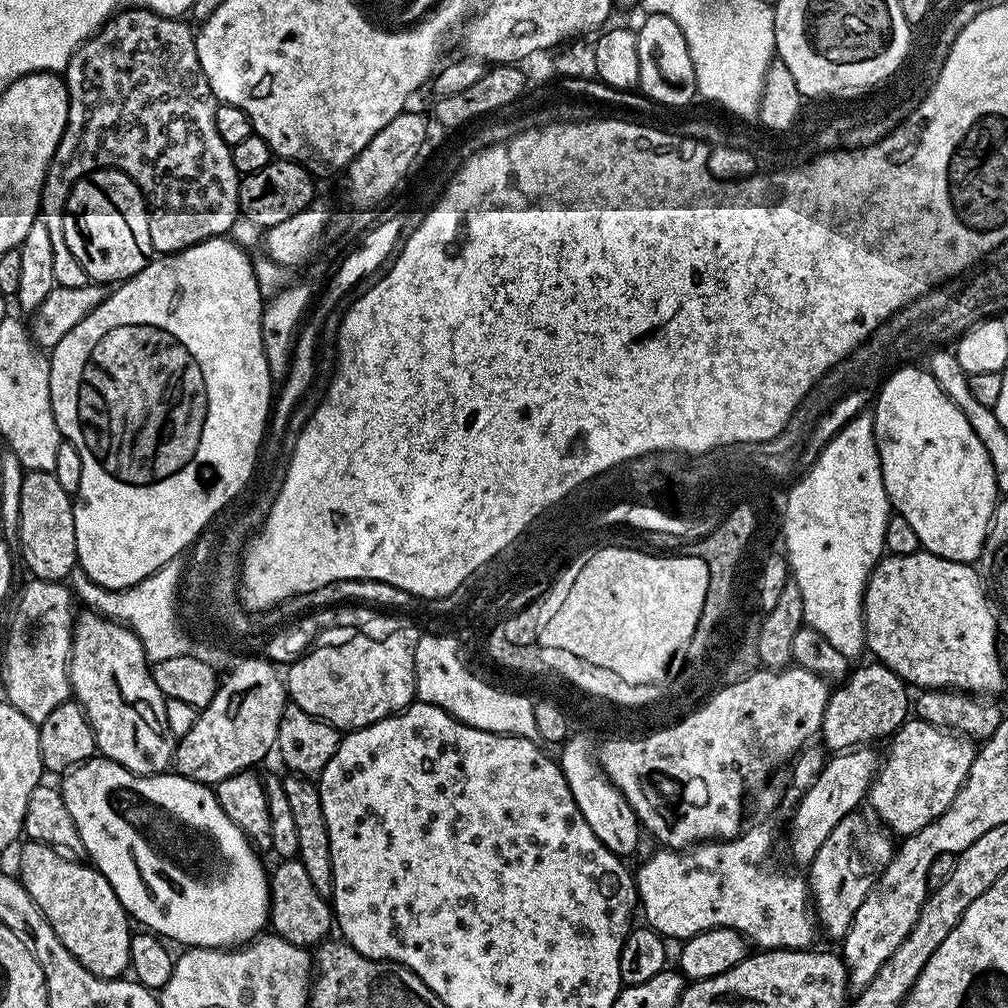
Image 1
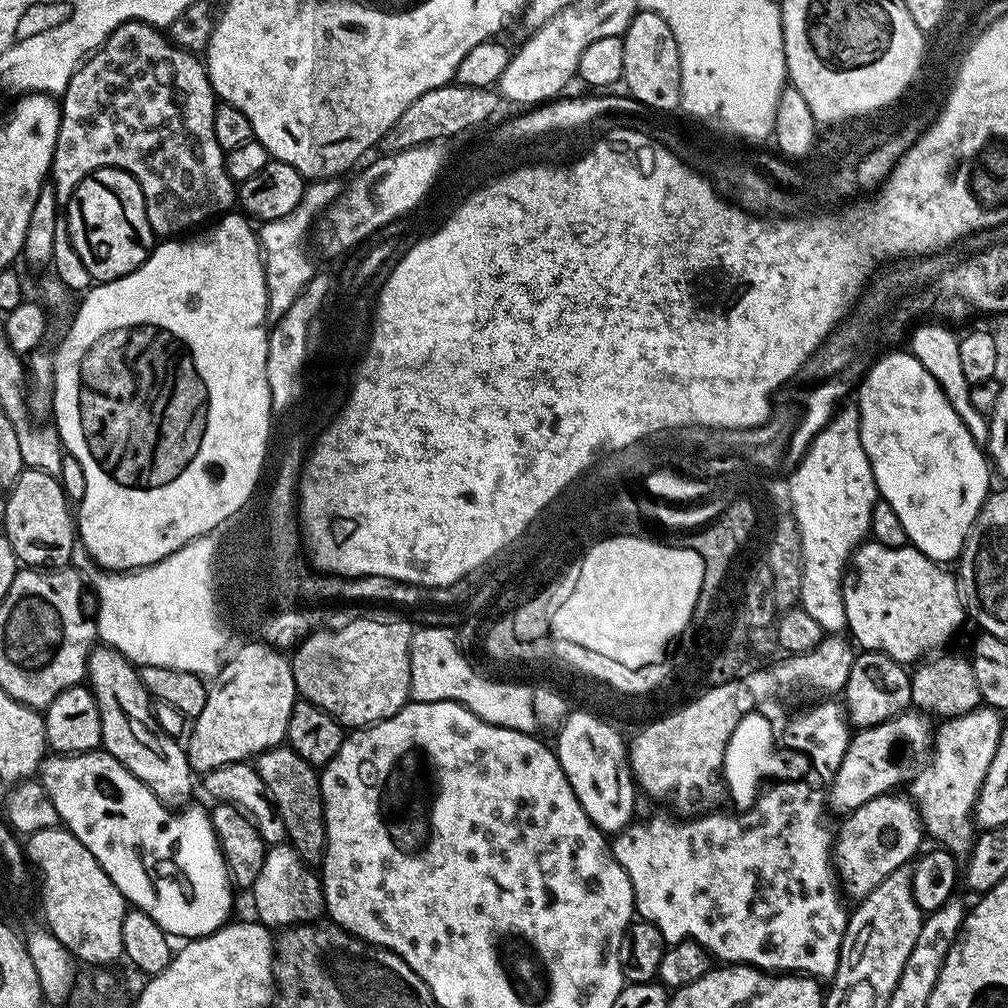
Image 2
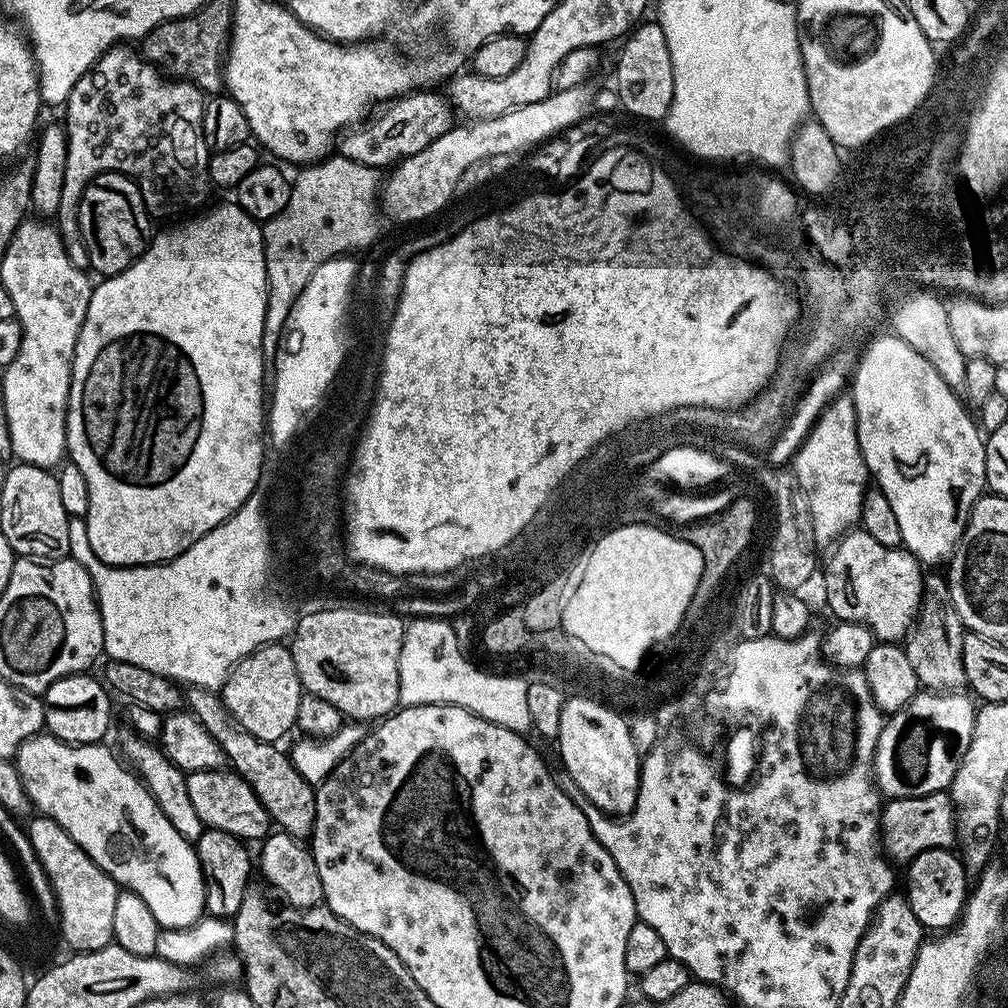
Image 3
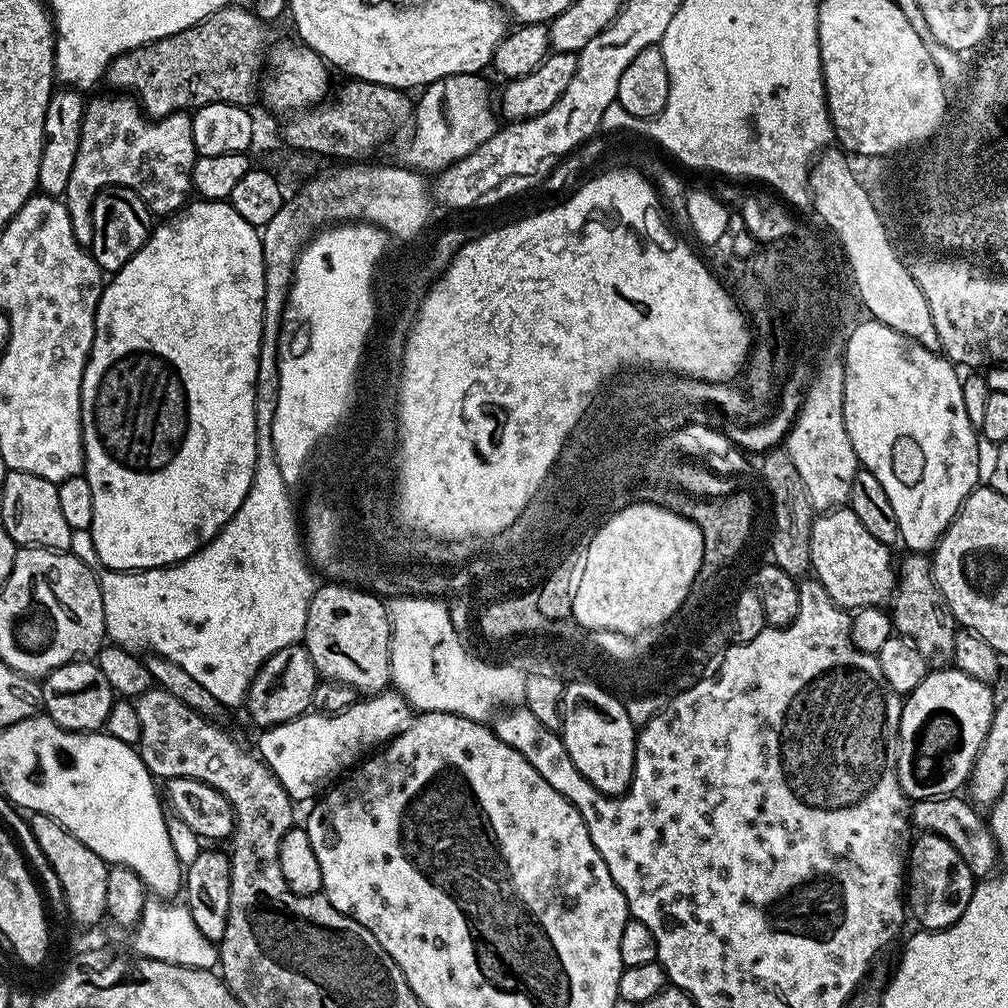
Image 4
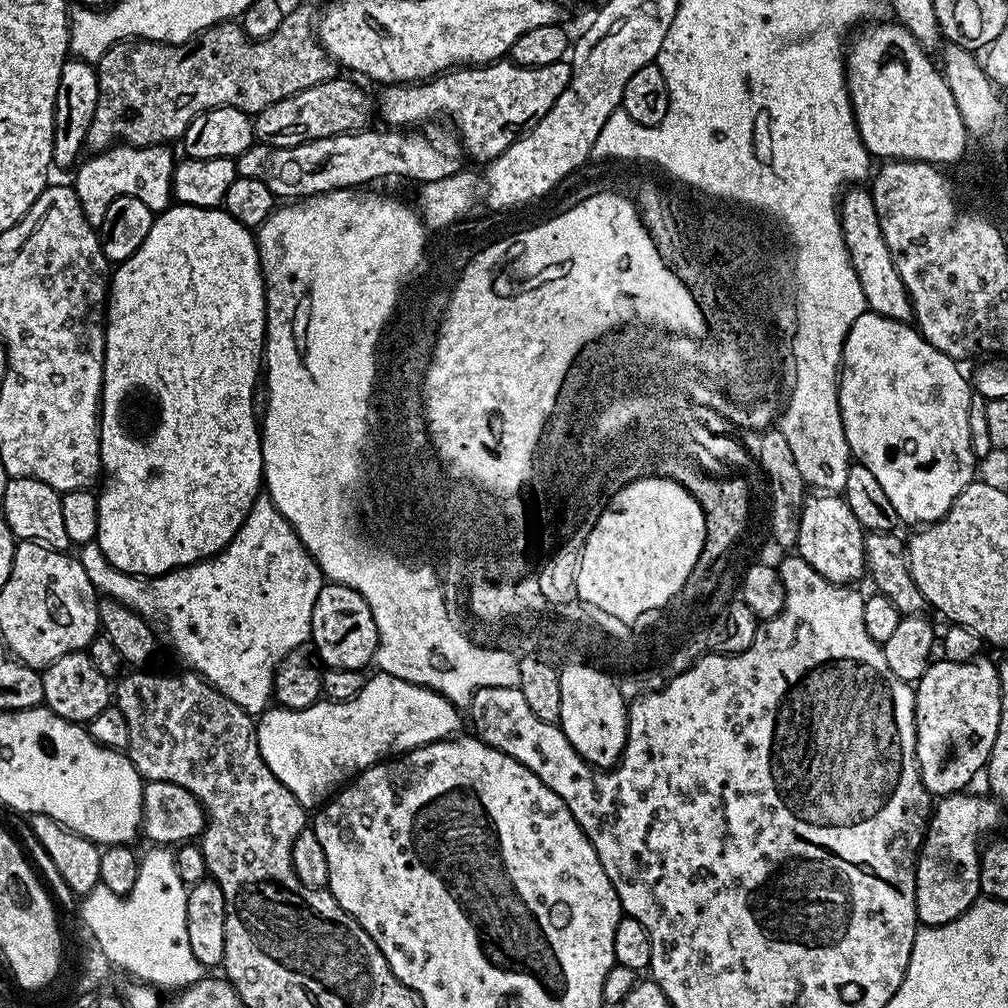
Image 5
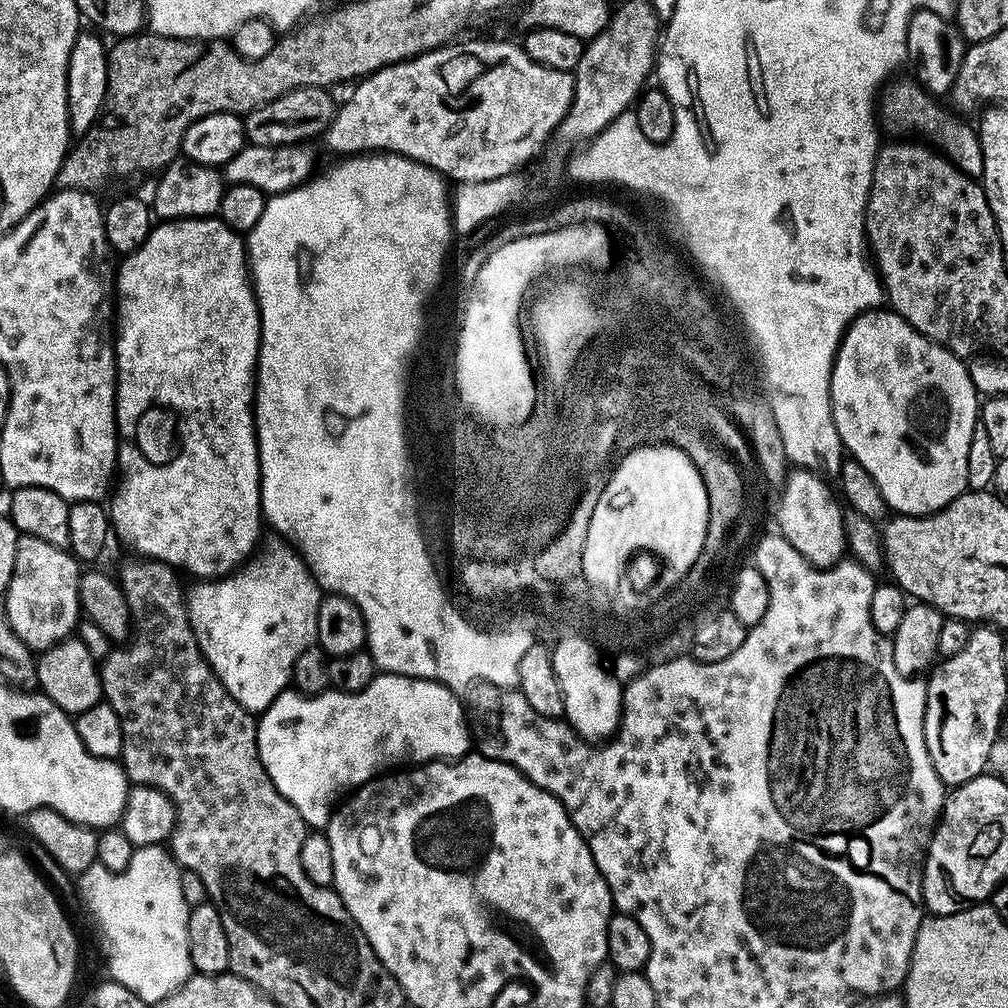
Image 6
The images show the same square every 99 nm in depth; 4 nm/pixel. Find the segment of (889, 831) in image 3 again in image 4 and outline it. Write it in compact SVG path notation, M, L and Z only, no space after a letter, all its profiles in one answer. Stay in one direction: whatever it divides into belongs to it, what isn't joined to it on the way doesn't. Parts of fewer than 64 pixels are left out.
M953 794L935 796L929 800L917 800L911 805L910 819L917 829L945 836L958 850L958 854L962 854L966 866L970 866L973 877L991 877L997 871L1000 850L996 845L996 839L992 837L992 831L988 828L987 819L983 815L979 816L975 812L977 809L962 797L963 795Z

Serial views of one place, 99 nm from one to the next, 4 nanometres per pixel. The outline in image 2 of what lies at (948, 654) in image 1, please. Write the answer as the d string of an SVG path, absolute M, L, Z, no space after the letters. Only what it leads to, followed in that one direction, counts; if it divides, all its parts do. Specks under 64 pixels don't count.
M865 542L852 553L850 564L853 569L856 567L856 572L848 570L844 573L844 605L846 606L846 622L848 623L847 631L850 633L851 639L855 641L861 649L870 652L881 652L890 658L894 658L899 664L912 666L917 662L923 661L929 654L943 649L940 647L963 626L964 620L966 621L966 605L961 589L958 587L957 577L953 575L953 573L951 576L950 573L944 572L948 570L945 570L941 565L937 564L935 560L926 558L926 554L922 554L916 548L911 546L891 548L890 546L882 546L875 542Z

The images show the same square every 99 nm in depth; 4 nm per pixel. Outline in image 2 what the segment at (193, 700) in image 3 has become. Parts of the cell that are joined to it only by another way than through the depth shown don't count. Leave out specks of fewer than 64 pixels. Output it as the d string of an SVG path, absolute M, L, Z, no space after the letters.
M281 746L261 752L255 757L254 767L258 778L268 787L268 796L282 818L282 826L286 826L287 843L309 866L319 865L326 850L326 822L317 765L306 762L294 749Z

